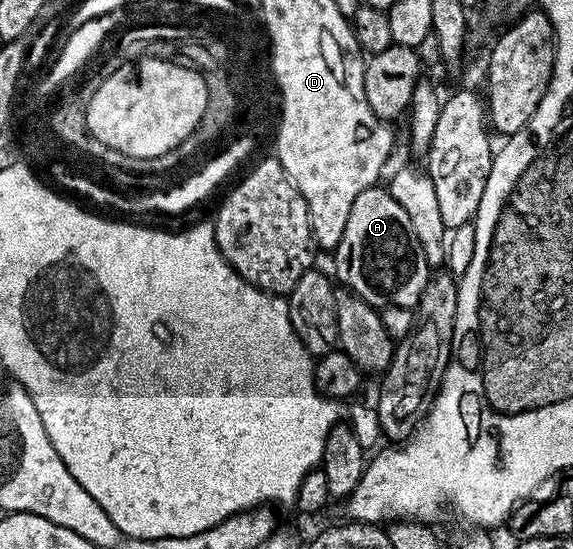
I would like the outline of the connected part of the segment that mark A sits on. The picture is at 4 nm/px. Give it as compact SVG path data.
M380 185L368 186L355 196L355 204L351 204L351 216L347 216L347 228L343 228L343 240L339 240L335 257L336 281L350 294L357 295L374 308L416 307L431 277L431 268L415 236L415 228L411 228L411 220L407 220L407 212L403 212L388 189Z

